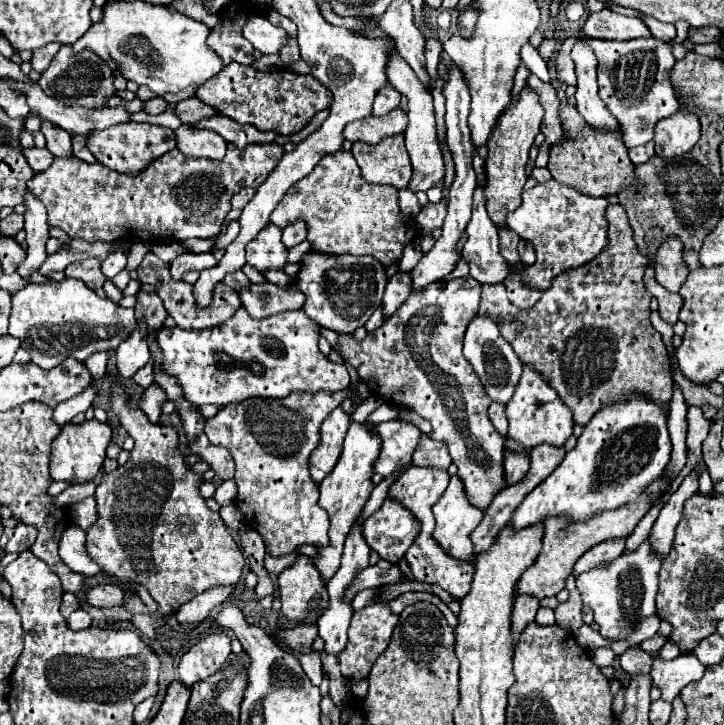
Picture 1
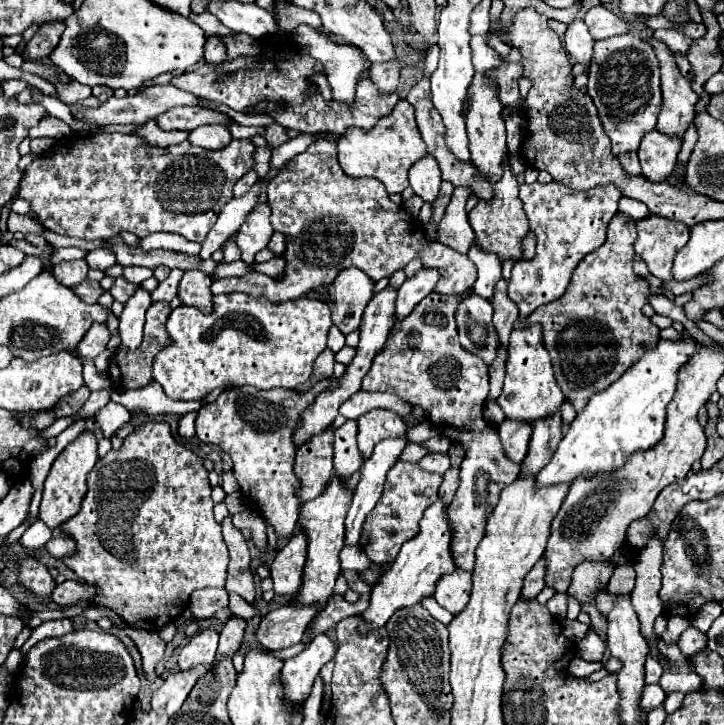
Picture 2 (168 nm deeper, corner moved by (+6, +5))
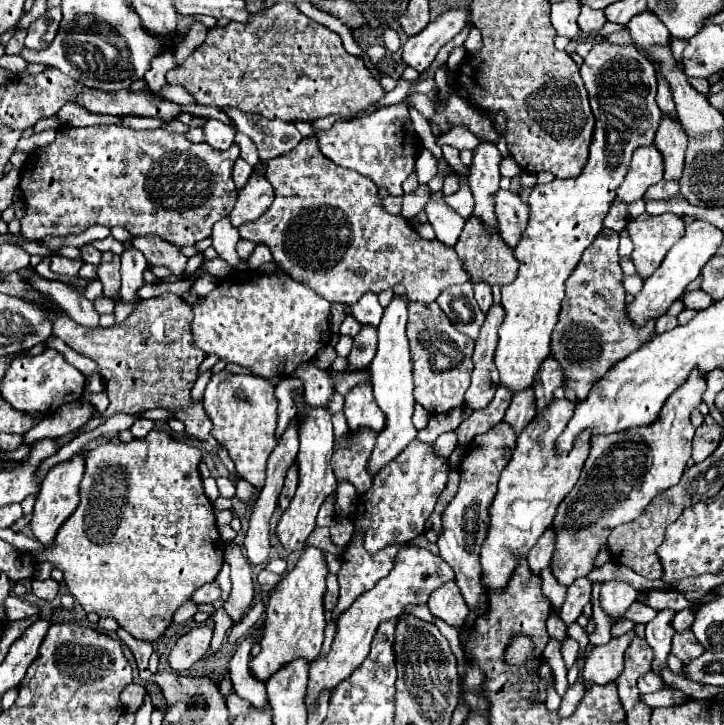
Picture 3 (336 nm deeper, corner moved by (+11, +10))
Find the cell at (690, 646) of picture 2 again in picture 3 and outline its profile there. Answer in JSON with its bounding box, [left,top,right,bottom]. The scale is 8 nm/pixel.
[672,608,694,632]

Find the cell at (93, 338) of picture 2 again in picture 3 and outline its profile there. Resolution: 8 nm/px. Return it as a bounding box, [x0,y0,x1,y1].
[28,272,98,328]

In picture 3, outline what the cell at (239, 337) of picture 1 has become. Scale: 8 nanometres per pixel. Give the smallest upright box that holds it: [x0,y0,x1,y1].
[192,270,330,380]

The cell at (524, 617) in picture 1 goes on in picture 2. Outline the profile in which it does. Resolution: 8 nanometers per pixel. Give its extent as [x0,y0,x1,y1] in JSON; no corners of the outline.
[521,561,545,601]

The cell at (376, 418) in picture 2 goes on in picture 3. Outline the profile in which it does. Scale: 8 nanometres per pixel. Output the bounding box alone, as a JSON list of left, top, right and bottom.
[344,382,386,432]

